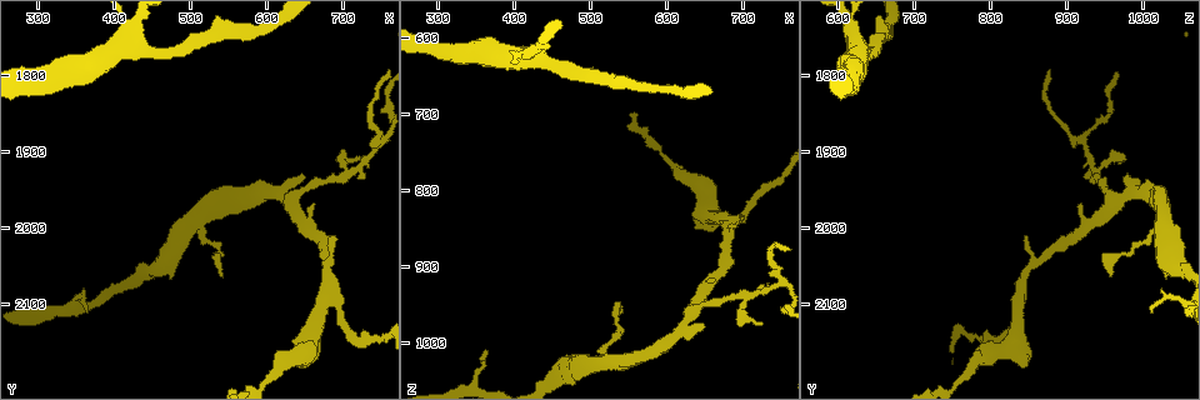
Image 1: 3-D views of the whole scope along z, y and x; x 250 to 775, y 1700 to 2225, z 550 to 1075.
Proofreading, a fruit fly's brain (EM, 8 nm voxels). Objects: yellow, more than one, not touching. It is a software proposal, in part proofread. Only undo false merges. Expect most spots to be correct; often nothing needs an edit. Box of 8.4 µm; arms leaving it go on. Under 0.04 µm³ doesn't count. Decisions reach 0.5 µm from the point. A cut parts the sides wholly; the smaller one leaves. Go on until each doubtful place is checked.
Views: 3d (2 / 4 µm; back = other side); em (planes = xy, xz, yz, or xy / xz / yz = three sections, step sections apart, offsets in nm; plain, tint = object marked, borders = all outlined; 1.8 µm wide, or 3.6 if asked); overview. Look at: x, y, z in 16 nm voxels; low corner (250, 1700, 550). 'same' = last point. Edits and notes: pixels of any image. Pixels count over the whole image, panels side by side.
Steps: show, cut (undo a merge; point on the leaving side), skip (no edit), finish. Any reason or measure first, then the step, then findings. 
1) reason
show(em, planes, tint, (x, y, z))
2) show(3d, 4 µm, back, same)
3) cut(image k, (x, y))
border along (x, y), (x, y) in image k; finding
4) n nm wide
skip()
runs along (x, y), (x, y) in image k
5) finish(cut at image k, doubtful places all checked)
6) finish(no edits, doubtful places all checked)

two arms in line, one across
show(em, 3.6 µm, planes, tint, (635, 1970, 960))

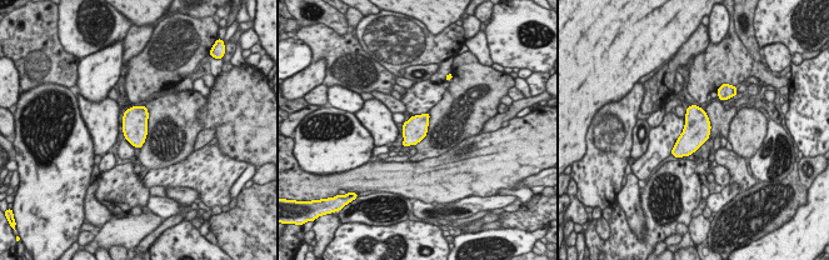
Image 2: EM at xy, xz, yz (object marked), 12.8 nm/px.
skip()
continuous, no second neuron

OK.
thick turns thin
show(em, xy, step 8, tint, (675, 2090, 840))

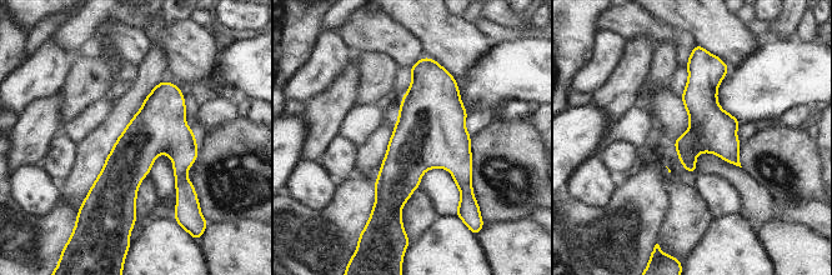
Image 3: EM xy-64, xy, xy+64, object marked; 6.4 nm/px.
280 nm wide
skip()
runs along (166, 84), (128, 163), (133, 214) in image 3; one neuron here

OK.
calibre changes
show(em, planes, tint, (415, 1765, 630))

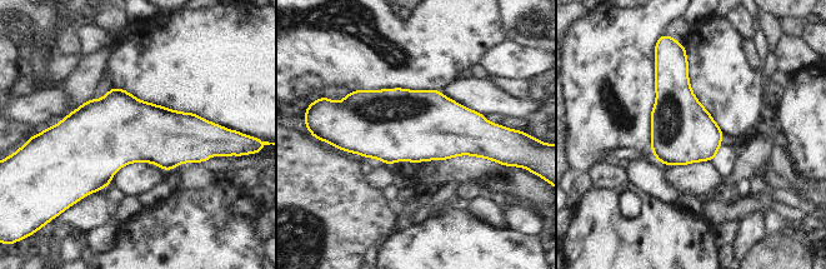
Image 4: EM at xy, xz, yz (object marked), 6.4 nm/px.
420 nm wide
skip()
one neuron here

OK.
finish(no edits, doubtful places all checked)

